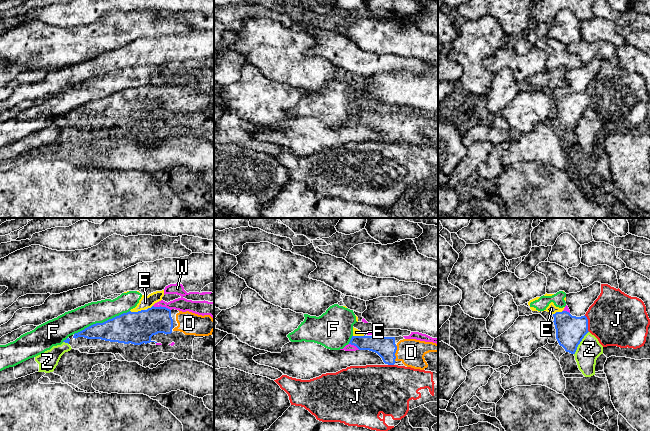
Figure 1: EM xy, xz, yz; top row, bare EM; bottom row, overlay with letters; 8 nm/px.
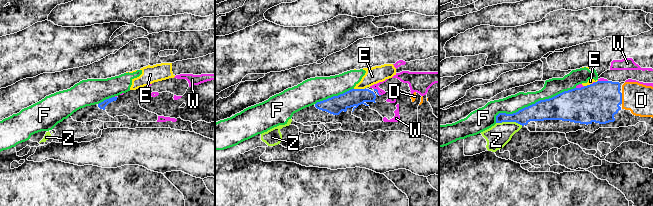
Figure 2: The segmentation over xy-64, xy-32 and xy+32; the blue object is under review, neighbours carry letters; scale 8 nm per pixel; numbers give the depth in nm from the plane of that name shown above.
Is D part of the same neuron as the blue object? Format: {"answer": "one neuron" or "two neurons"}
{"answer": "one neuron"}

